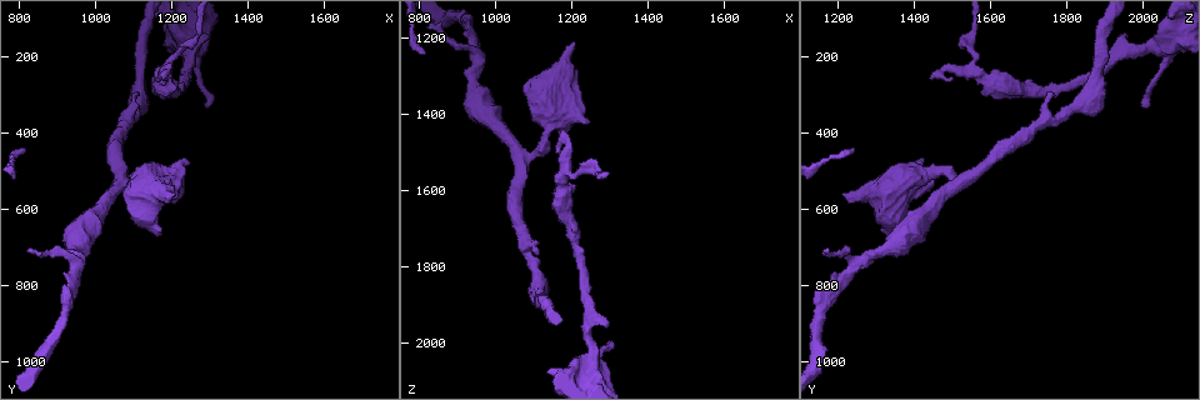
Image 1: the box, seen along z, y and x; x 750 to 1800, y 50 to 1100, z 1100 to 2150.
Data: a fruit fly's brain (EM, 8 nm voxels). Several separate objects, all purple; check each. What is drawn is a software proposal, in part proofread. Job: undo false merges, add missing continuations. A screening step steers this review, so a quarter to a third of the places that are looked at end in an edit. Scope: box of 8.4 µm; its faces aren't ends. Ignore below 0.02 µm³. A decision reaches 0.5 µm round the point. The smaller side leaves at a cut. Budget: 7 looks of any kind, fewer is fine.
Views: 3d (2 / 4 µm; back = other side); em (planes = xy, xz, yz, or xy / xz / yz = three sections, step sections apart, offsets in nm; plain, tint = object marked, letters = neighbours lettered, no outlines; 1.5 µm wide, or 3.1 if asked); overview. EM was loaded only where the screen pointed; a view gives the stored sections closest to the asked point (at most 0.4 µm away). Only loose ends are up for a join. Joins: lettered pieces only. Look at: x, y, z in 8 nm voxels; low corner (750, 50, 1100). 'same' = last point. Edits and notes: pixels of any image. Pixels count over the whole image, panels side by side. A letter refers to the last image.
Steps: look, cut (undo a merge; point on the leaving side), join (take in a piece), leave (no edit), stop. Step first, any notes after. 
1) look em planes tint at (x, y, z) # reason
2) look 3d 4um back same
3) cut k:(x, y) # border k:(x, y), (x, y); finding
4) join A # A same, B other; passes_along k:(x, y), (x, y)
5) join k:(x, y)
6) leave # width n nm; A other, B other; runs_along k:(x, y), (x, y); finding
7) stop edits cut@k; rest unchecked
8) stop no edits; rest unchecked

look em planes letters at (945, 695, 1345) # thick turns thin

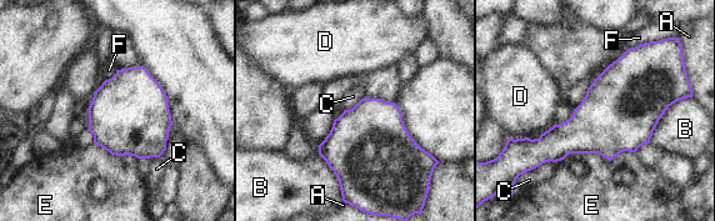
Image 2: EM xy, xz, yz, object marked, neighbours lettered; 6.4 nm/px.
leave # A other, B other, C other, D other, E other, F other; border 2:(559, 160), (545, 161), (526, 171); one cell here

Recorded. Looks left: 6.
look em planes plain at (1235, 465, 1430) # free end

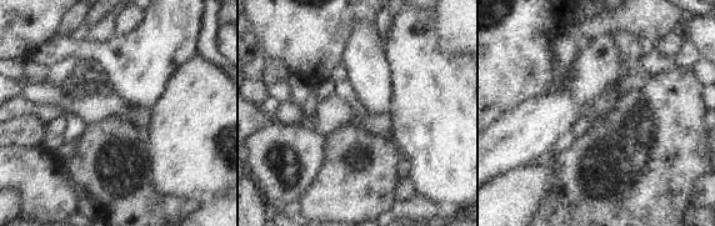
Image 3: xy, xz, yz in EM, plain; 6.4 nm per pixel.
look em planes letters same # what lies round it

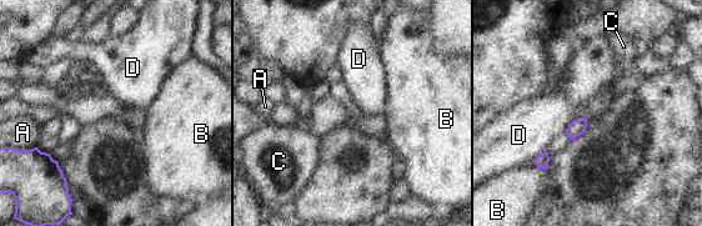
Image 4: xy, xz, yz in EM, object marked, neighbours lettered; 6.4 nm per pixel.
leave # A other, B other, C other, D other; border 4:(586, 116), (575, 119), (565, 131); no lettered piece goes on from it

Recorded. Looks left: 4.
look em planes plain at (1285, 335, 2015) # branch stops here

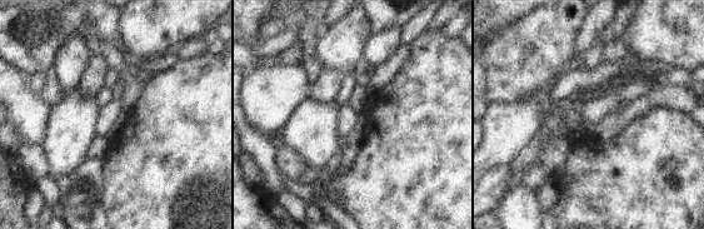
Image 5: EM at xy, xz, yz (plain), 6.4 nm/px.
look em planes letters same

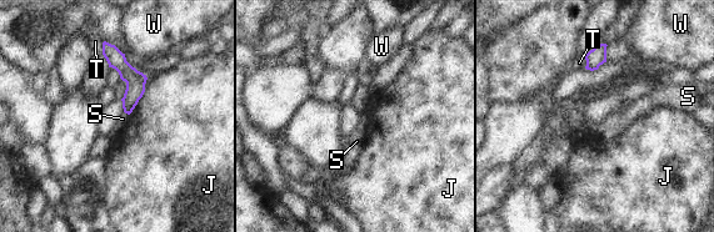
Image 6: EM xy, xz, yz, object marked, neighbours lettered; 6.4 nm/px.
leave # J other, S other, T other, W other; border 6:(124, 111), (128, 115); none of them fits

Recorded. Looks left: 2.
stop no edits; rest unchecked

